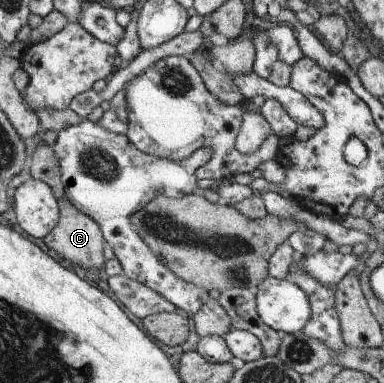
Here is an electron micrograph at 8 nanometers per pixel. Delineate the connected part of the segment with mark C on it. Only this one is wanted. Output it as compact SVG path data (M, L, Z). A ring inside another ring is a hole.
M67 198L59 201L61 206L61 216L58 220L58 225L51 232L43 237L43 242L55 250L59 256L66 258L69 262L81 266L88 275L102 275L103 271L103 242L106 241L102 233L102 227L98 225L90 216L83 214L72 202Z

